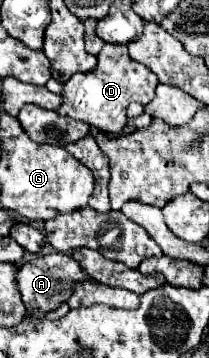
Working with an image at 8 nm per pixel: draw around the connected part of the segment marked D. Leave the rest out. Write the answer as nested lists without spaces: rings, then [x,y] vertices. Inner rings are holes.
[[[106,43],[98,55],[98,65],[94,67],[94,71],[76,75],[64,83],[62,105],[58,113],[84,121],[100,131],[118,135],[126,125],[126,107],[132,101],[140,101],[142,105],[152,101],[156,85],[158,85],[158,77],[146,65],[132,61],[126,45]]]

